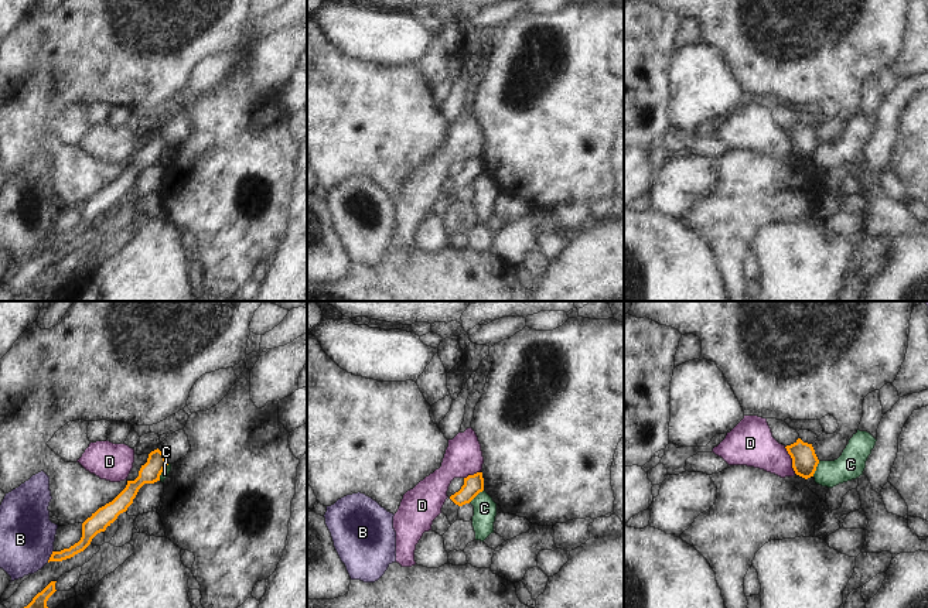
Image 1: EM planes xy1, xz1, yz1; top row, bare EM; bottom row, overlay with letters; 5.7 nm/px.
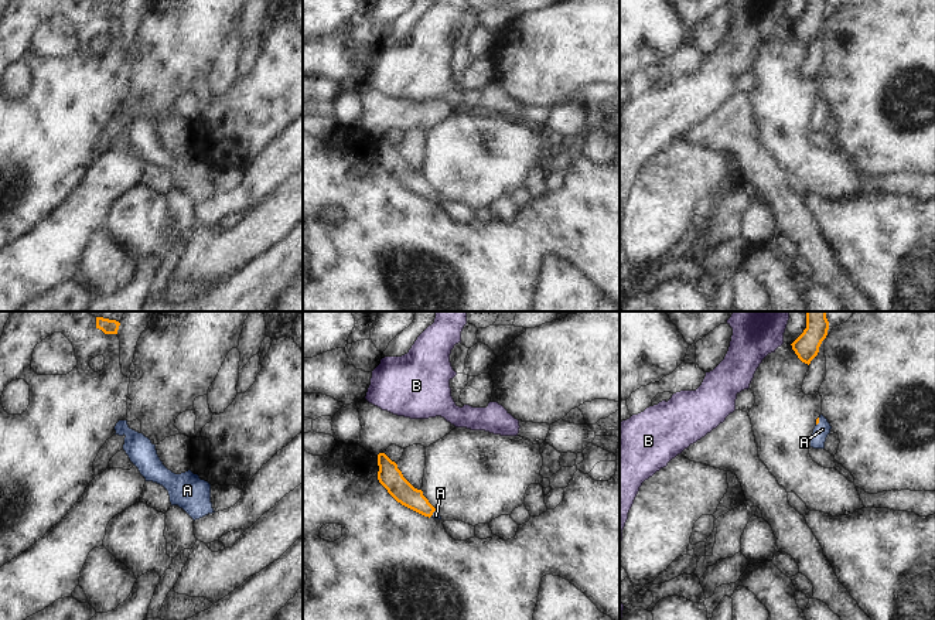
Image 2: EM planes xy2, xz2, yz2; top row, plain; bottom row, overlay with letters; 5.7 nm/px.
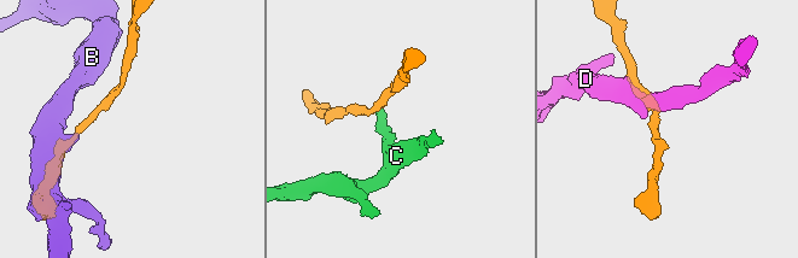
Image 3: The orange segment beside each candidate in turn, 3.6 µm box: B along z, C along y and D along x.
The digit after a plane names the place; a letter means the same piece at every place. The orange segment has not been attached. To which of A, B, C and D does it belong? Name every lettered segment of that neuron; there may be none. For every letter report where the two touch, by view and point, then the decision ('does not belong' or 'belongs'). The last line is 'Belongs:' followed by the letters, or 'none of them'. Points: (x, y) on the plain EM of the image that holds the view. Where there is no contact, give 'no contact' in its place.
A: meets orange in yz2 at (818, 105); belongs
B: meets orange in xy1 at (51, 239); does not belong
C: meets orange in yz1 at (815, 152); does not belong
D: meets orange in yz1 at (792, 143); does not belong
Belongs: A

